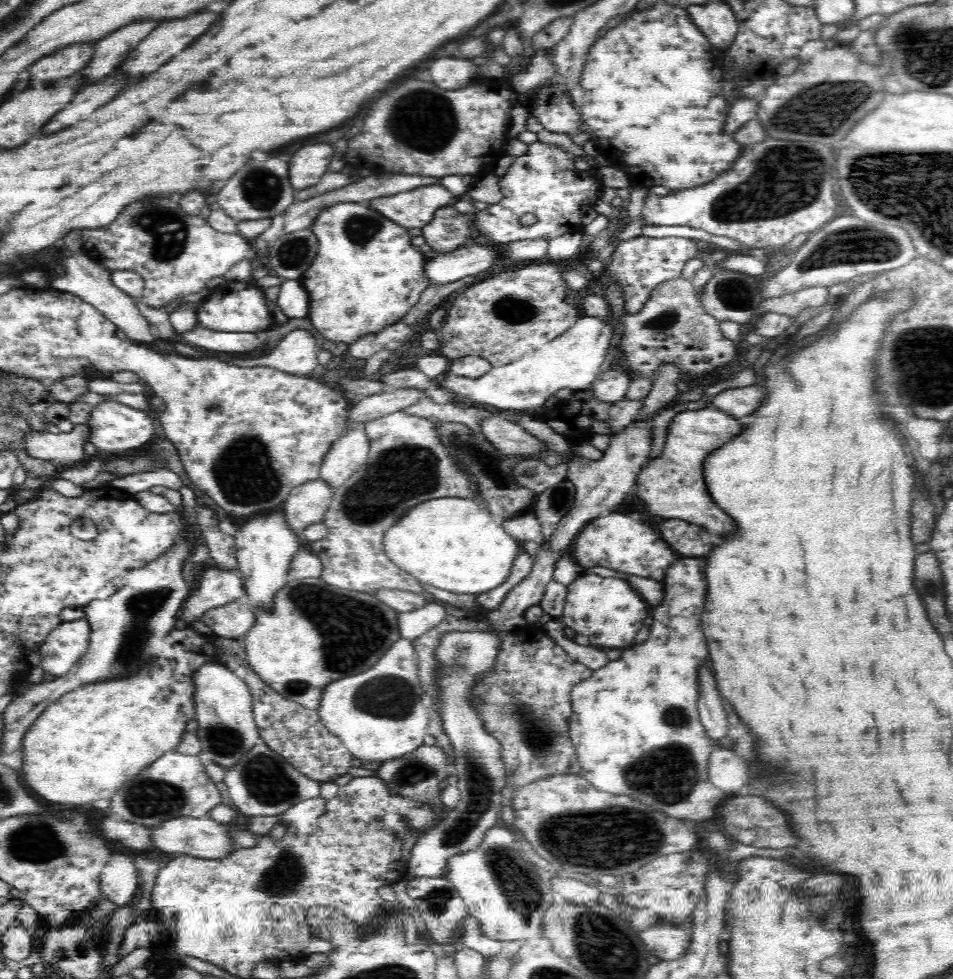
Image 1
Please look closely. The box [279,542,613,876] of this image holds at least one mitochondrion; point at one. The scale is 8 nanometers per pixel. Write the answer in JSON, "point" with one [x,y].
{"point":[357,628]}

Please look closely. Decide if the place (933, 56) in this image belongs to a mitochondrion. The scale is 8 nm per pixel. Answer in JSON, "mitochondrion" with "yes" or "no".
{"mitochondrion":"yes"}

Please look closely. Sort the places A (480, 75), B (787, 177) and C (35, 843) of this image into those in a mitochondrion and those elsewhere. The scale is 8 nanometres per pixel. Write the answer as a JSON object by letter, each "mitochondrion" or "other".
{"A":"other","B":"mitochondrion","C":"mitochondrion"}

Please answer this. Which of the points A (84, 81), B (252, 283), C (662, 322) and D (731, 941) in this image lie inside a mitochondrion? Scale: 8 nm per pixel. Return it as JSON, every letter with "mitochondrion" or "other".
{"A":"other","B":"other","C":"mitochondrion","D":"other"}

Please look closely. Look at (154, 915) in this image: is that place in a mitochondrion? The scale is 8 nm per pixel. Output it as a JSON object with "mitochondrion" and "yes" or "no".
{"mitochondrion":"no"}

